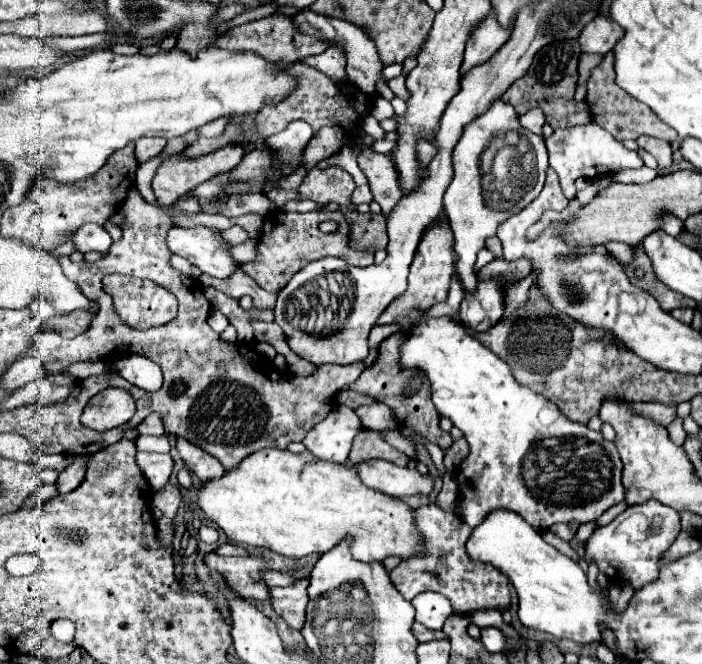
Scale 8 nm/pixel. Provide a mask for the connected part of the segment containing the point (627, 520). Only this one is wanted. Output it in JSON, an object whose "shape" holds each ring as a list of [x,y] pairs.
{"shape":[[[656,500],[644,504],[632,504],[618,514],[610,524],[600,526],[584,544],[582,560],[596,564],[600,572],[610,576],[612,584],[628,584],[634,590],[654,582],[658,578],[658,558],[674,542],[680,532],[680,516],[674,508]]]}

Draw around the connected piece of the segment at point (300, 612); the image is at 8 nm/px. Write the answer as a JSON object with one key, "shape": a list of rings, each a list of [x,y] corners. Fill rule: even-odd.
{"shape":[[[302,578],[296,584],[286,586],[286,588],[270,588],[270,592],[272,592],[272,608],[294,630],[304,628],[306,606],[308,606],[308,592],[306,592],[308,584],[310,584],[310,580]]]}

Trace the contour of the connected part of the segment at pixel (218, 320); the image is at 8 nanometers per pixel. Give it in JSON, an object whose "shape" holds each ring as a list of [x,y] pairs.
{"shape":[[[213,307],[210,316],[207,319],[208,324],[217,332],[221,333],[230,324],[229,320],[224,316],[220,310]]]}

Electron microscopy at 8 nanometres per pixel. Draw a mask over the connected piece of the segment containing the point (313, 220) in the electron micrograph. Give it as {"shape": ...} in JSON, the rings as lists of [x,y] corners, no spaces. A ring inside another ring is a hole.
{"shape":[[[274,210],[268,216],[264,216],[264,228],[258,238],[258,258],[254,262],[242,264],[244,272],[256,280],[256,284],[268,292],[278,292],[284,288],[284,284],[296,274],[300,268],[306,264],[326,258],[326,256],[336,256],[346,260],[348,264],[358,264],[358,260],[364,254],[372,252],[358,252],[348,246],[348,222],[344,220],[342,212],[306,212],[306,214],[292,214],[292,212],[282,212]],[[324,220],[336,220],[338,230],[332,234],[326,234],[318,228],[320,222]]]}

